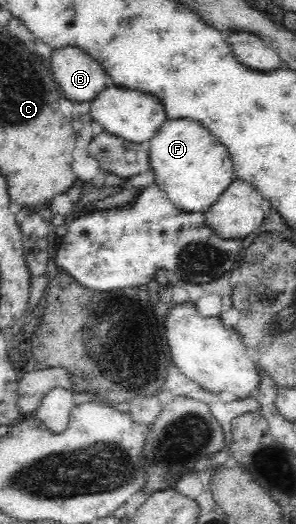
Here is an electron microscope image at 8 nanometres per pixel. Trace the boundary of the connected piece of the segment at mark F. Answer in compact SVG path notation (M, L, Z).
M166 119L149 141L149 161L155 173L155 184L166 194L170 203L182 211L206 212L236 179L228 149L198 121Z

